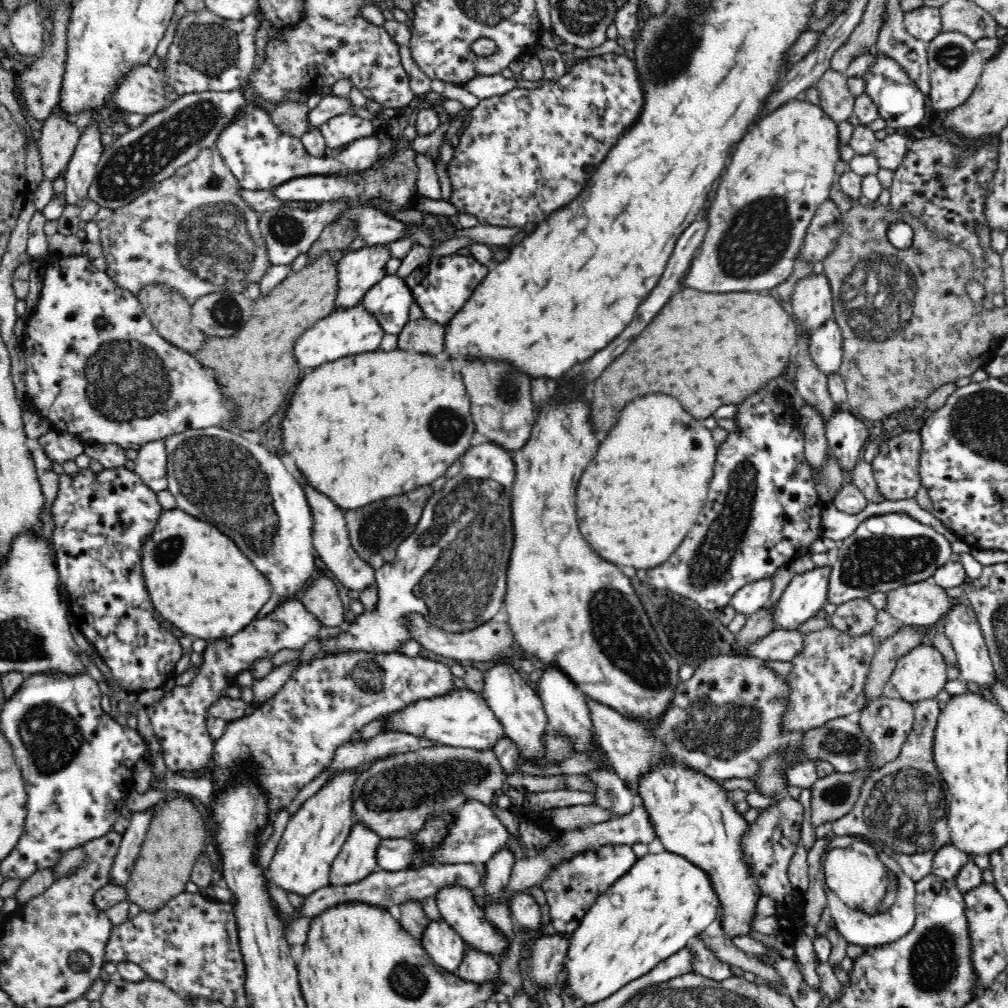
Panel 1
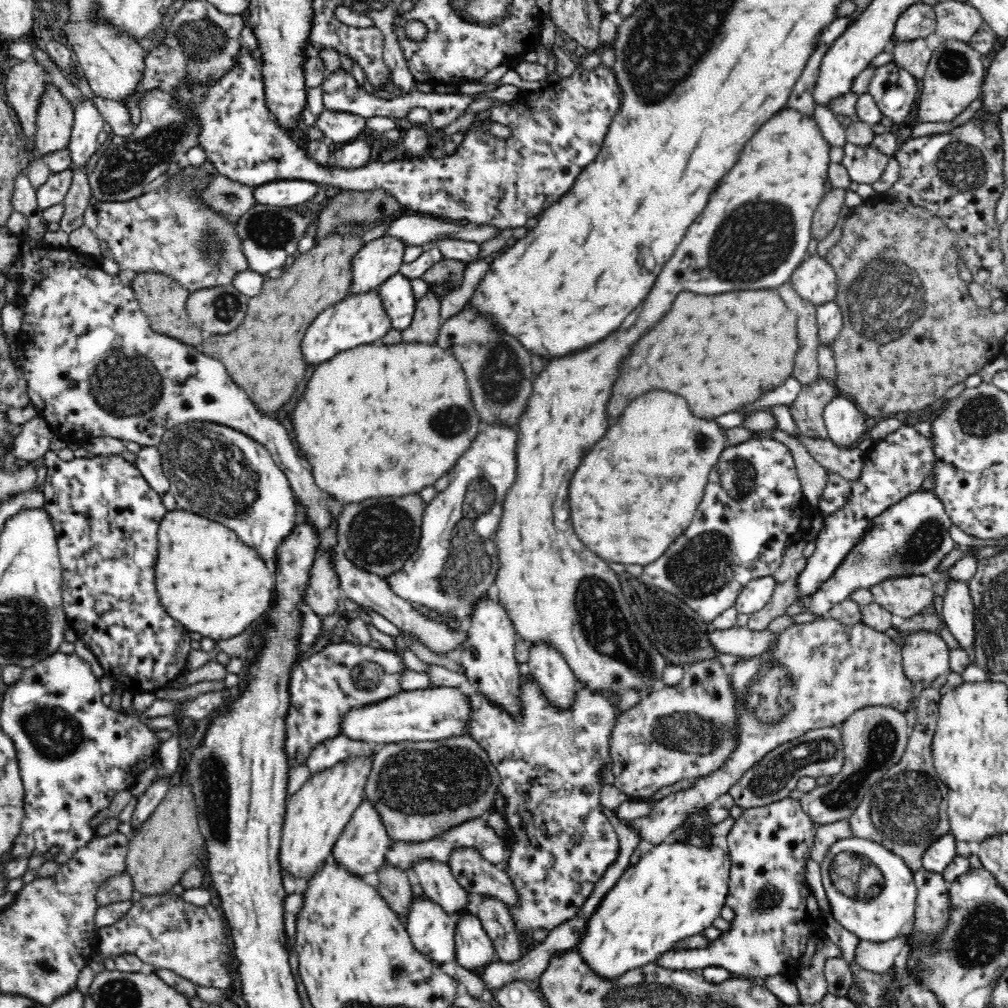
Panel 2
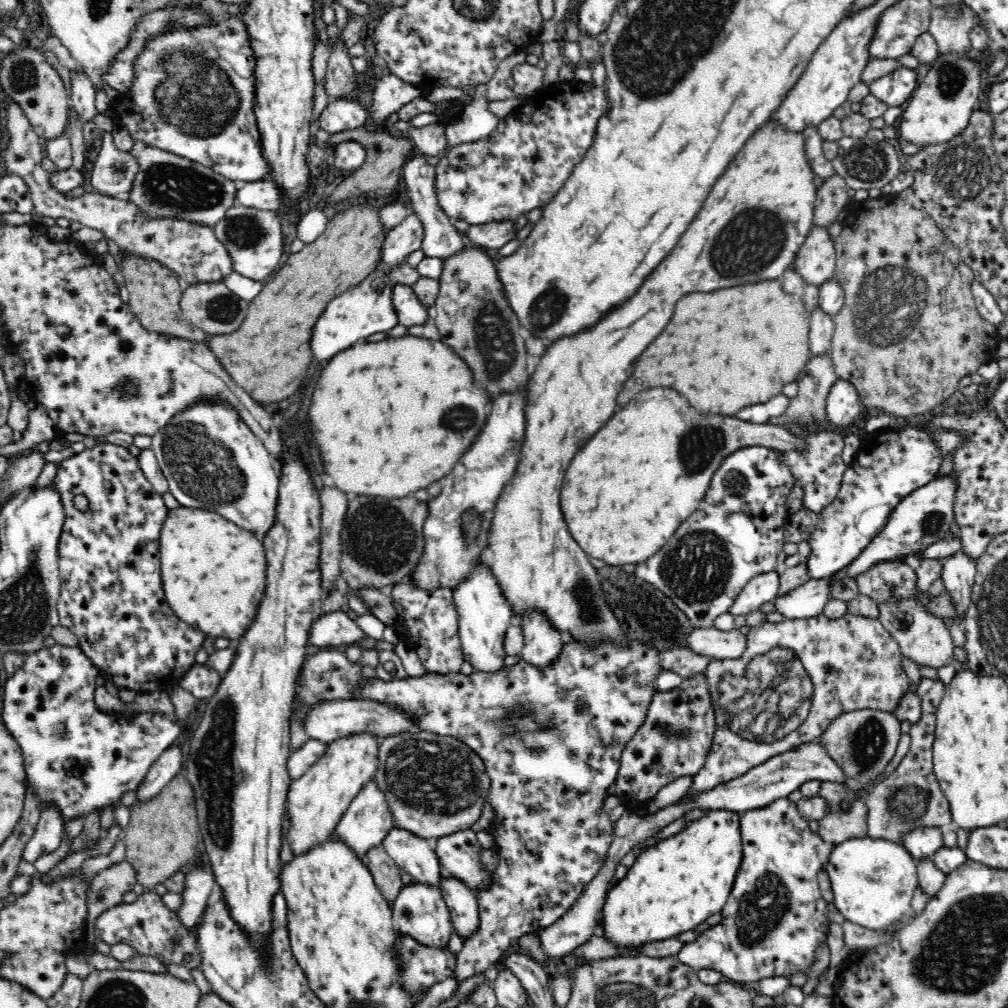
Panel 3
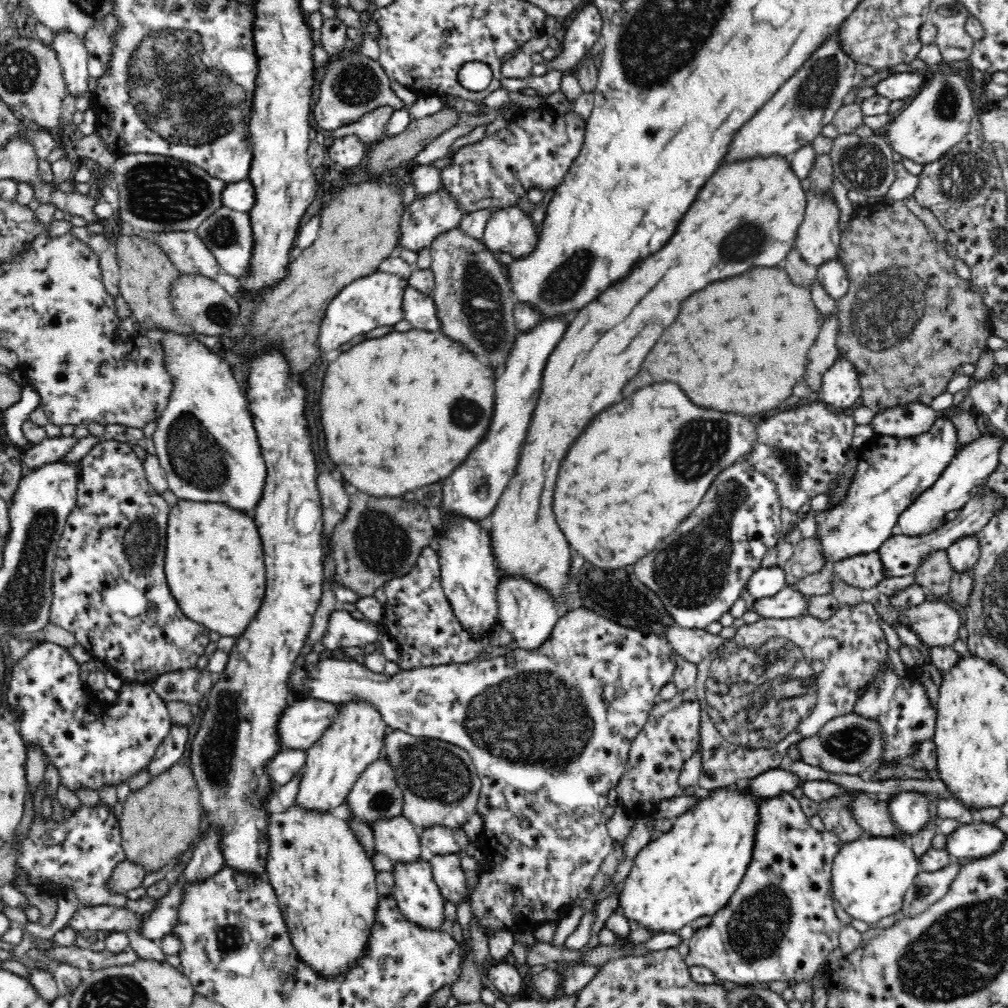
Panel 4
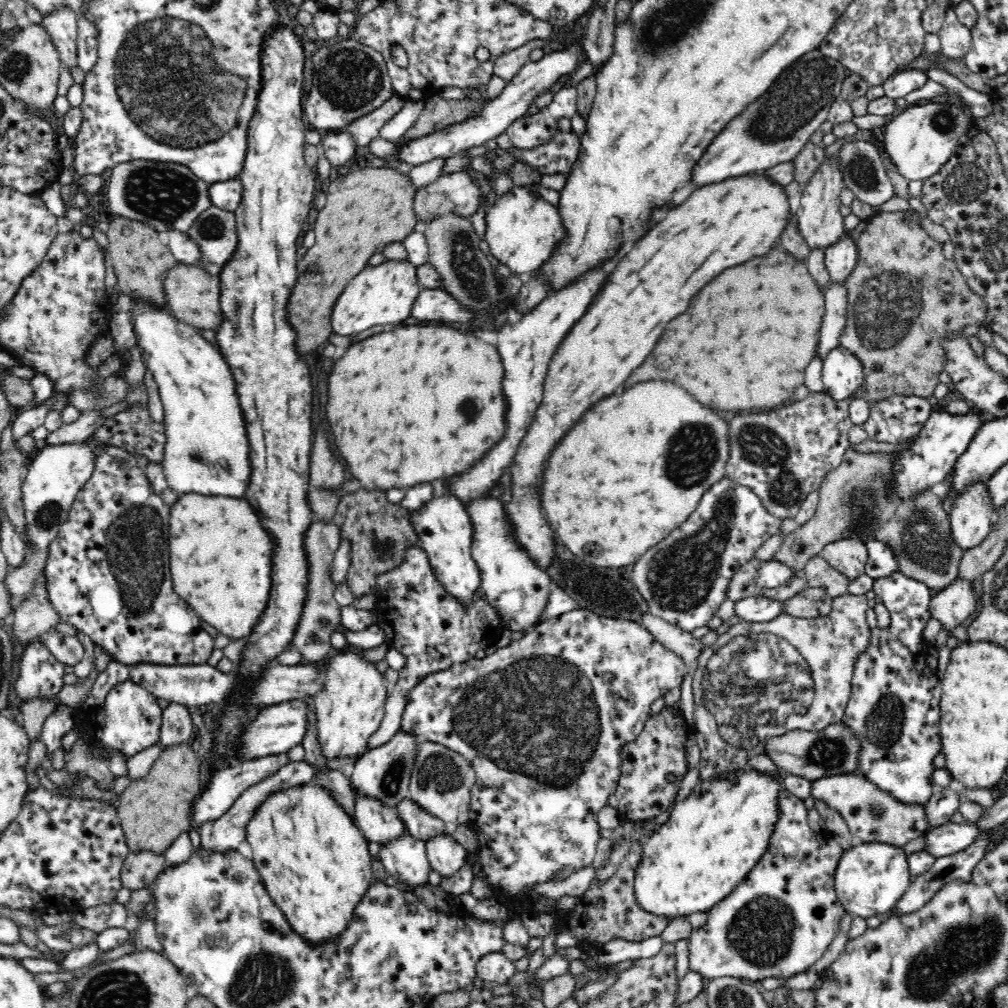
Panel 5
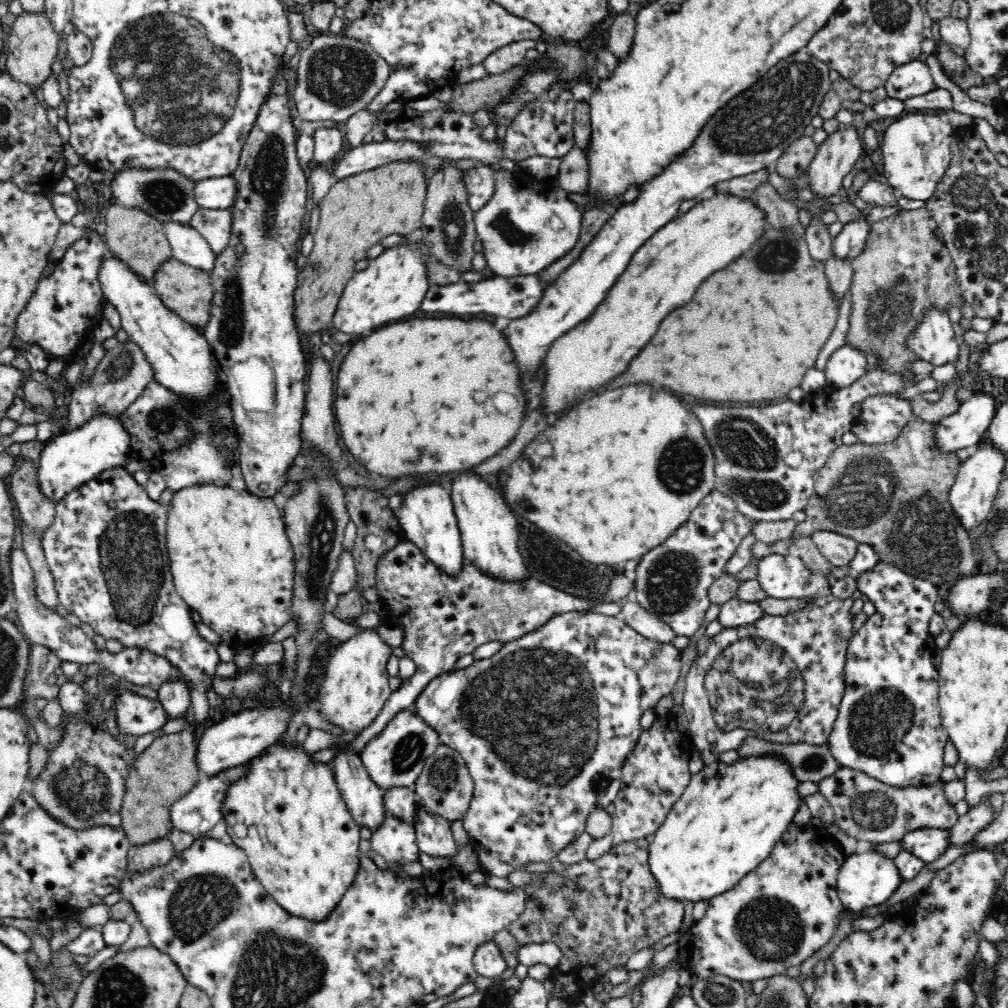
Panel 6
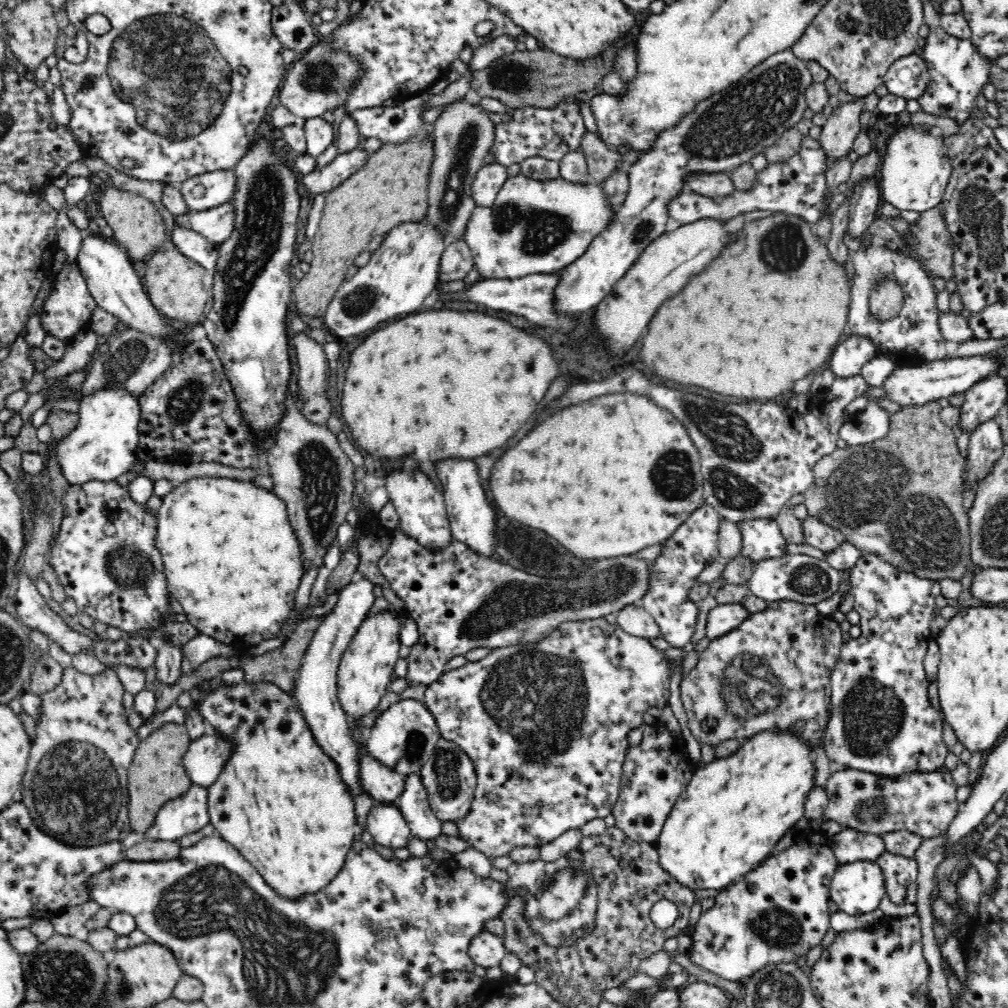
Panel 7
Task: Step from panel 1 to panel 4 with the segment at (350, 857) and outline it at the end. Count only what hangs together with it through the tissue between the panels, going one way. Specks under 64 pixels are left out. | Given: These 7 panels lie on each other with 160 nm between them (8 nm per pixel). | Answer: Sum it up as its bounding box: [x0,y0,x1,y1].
[347,754,404,825]

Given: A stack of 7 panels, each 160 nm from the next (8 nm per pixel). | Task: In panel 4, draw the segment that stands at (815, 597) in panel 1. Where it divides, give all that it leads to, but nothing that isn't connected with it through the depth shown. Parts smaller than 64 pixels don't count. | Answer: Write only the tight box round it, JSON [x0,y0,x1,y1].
[815,416,959,564]

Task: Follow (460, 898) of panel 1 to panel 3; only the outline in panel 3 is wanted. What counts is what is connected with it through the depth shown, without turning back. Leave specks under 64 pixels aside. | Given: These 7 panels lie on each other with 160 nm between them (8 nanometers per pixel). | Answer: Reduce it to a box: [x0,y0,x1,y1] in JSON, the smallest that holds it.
[381,826,443,887]

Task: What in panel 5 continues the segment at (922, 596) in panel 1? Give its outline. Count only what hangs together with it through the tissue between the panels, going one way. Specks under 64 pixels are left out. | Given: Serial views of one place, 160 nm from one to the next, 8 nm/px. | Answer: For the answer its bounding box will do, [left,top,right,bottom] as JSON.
[820,538,866,579]

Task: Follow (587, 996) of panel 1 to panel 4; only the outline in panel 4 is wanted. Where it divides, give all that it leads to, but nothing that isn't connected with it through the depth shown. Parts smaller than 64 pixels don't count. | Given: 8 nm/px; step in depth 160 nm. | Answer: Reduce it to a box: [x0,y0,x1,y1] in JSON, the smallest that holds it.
[619,783,763,934]

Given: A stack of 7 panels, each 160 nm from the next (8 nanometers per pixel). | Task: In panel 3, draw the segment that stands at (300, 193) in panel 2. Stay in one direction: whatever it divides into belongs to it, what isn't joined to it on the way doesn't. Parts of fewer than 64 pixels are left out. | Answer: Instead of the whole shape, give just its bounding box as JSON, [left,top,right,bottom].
[236,180,283,211]

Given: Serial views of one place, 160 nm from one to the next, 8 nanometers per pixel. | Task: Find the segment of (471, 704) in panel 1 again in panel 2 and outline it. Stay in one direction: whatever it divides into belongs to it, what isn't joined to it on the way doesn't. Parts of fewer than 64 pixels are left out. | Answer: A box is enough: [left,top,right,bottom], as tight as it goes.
[340,688,470,745]

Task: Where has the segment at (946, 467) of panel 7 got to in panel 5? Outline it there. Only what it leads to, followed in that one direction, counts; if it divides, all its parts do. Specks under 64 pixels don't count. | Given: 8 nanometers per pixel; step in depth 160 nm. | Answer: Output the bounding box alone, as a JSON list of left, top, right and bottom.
[772,447,964,593]

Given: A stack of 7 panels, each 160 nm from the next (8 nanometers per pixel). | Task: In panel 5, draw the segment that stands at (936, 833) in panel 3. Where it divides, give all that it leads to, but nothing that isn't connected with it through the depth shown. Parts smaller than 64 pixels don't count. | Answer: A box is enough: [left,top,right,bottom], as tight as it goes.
[841,571,942,806]

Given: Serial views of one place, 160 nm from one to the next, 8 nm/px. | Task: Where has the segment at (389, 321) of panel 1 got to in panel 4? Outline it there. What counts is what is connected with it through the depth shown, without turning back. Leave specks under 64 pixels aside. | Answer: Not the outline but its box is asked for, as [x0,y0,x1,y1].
[403,287,441,331]

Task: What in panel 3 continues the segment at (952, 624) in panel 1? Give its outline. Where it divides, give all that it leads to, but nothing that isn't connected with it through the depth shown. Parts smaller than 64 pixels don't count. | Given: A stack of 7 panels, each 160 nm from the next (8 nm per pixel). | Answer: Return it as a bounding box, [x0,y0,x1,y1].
[941,549,977,616]

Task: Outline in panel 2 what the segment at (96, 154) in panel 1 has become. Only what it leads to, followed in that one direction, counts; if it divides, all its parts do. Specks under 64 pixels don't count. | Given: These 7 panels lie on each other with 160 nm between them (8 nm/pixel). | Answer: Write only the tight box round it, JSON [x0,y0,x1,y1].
[67,97,105,170]

